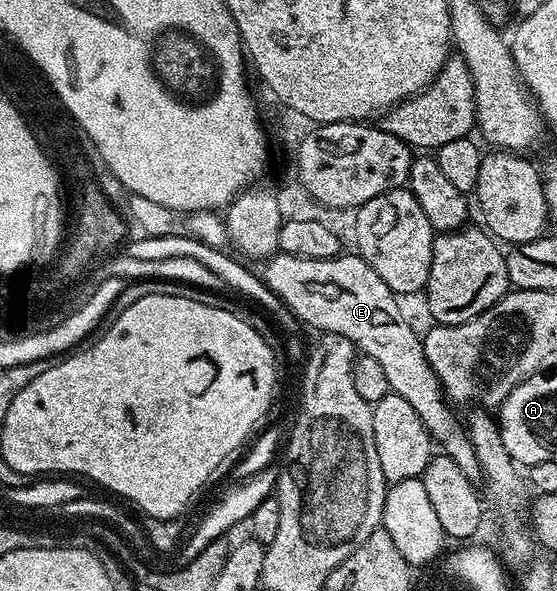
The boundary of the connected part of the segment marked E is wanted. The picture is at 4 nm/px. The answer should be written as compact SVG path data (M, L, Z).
M279 252L262 265L261 277L269 290L275 292L306 327L308 324L316 328L319 334L341 334L349 338L362 355L373 358L385 373L391 391L417 410L417 418L425 422L432 441L443 447L440 448L442 455L453 458L471 481L478 481L481 473L471 439L461 420L455 417L456 409L449 403L433 366L429 366L429 358L425 358L420 333L411 329L410 322L399 309L400 297L377 278L377 270L358 254L347 255L301 258Z

